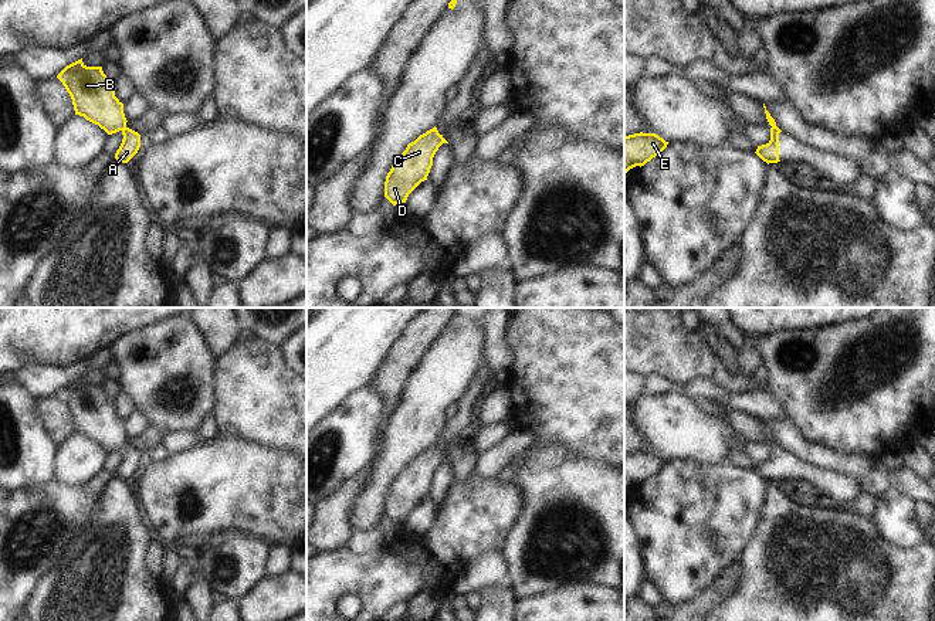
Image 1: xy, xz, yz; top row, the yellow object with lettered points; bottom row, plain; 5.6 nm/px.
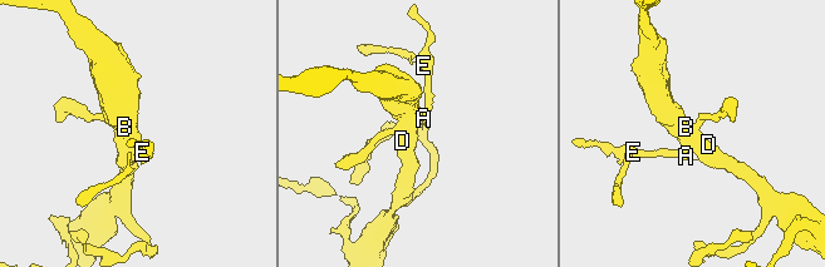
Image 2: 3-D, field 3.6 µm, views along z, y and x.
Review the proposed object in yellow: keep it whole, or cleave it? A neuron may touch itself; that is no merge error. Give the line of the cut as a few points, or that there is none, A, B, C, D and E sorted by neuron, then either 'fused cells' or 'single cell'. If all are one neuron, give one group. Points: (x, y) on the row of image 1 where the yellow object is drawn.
xy (125, 125), (121, 129) | A E / B C D | fused cells

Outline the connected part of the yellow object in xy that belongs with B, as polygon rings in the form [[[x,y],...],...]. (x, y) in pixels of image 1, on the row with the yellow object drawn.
[[[81,58],[67,65],[57,78],[70,94],[75,115],[98,125],[108,135],[126,126],[123,104],[115,96],[115,85],[102,67],[87,67]]]

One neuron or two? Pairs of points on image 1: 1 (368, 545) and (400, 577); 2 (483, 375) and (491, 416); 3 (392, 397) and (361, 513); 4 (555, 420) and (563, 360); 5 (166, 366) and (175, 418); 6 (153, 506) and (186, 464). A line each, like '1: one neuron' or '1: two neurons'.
1: two neurons
2: two neurons
3: two neurons
4: one neuron
5: one neuron
6: one neuron

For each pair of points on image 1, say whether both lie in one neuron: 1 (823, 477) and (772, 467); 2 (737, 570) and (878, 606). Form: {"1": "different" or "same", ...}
{"1": "same", "2": "different"}

